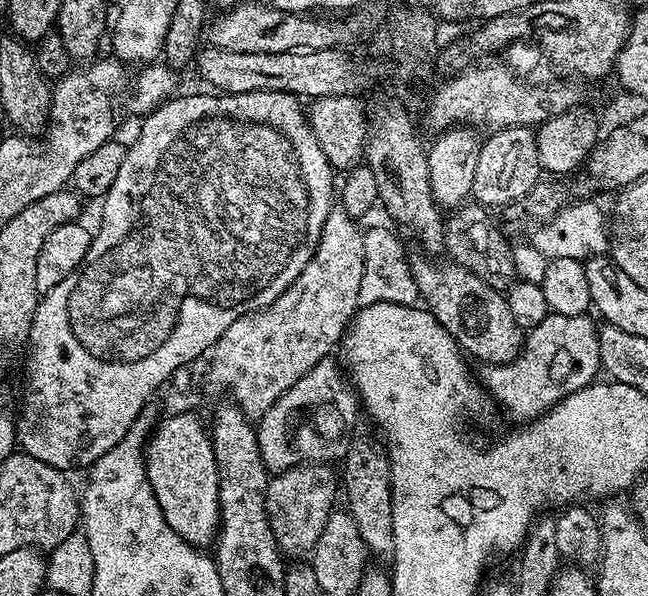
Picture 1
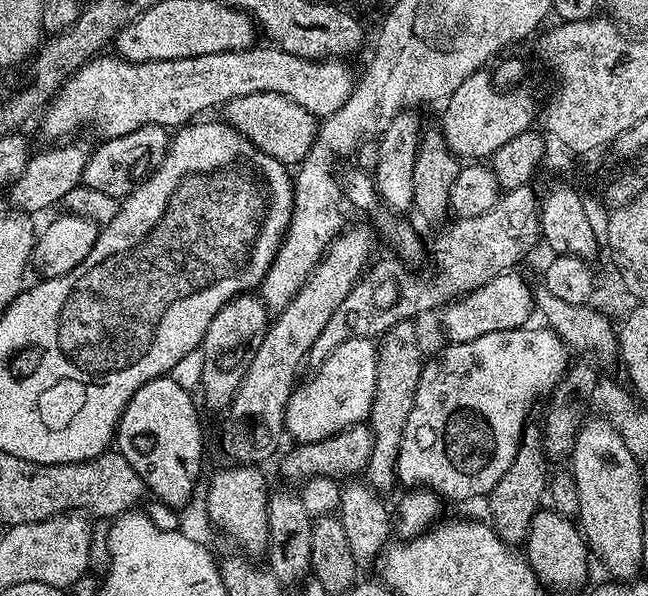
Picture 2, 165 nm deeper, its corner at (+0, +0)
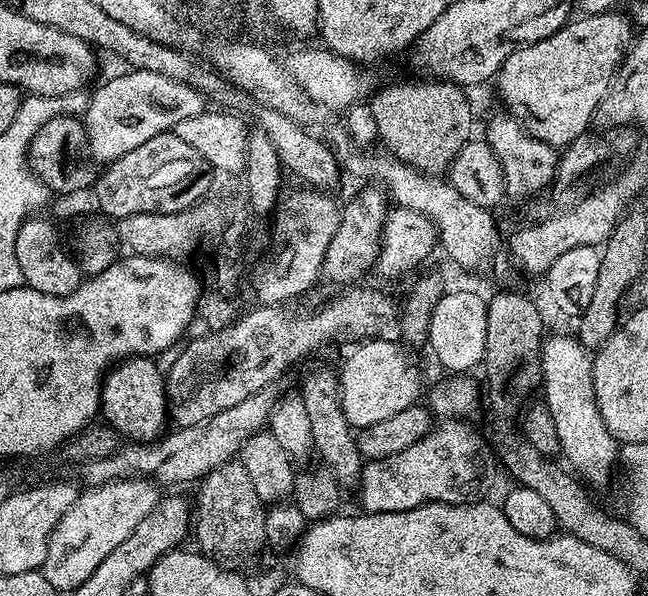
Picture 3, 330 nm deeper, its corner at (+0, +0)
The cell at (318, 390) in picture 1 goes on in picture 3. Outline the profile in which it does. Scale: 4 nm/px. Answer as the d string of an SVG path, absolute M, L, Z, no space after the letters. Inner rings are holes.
M369 338L357 343L344 369L339 369L340 401L353 429L374 426L376 422L393 417L398 410L406 410L421 399L419 370L408 361L407 354L403 352L405 349L395 339L388 339Z

